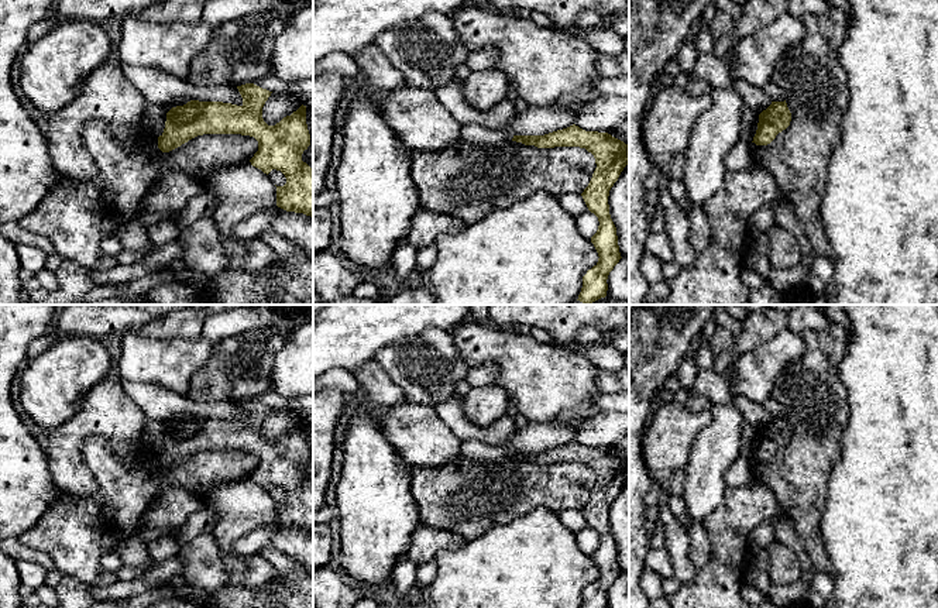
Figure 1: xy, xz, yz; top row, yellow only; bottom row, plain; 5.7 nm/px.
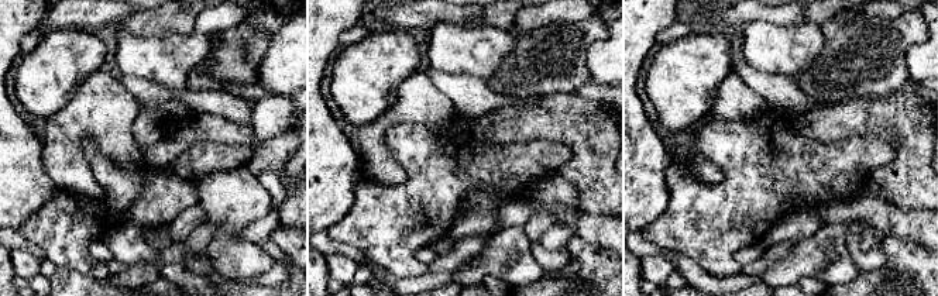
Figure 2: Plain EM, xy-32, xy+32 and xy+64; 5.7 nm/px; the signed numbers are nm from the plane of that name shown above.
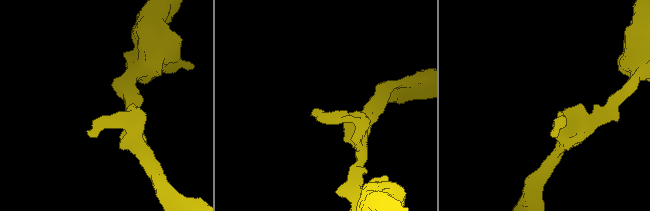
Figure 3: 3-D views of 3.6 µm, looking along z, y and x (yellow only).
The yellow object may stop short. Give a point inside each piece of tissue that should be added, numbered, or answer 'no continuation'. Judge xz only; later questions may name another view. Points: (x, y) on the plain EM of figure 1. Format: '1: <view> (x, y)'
no continuation

